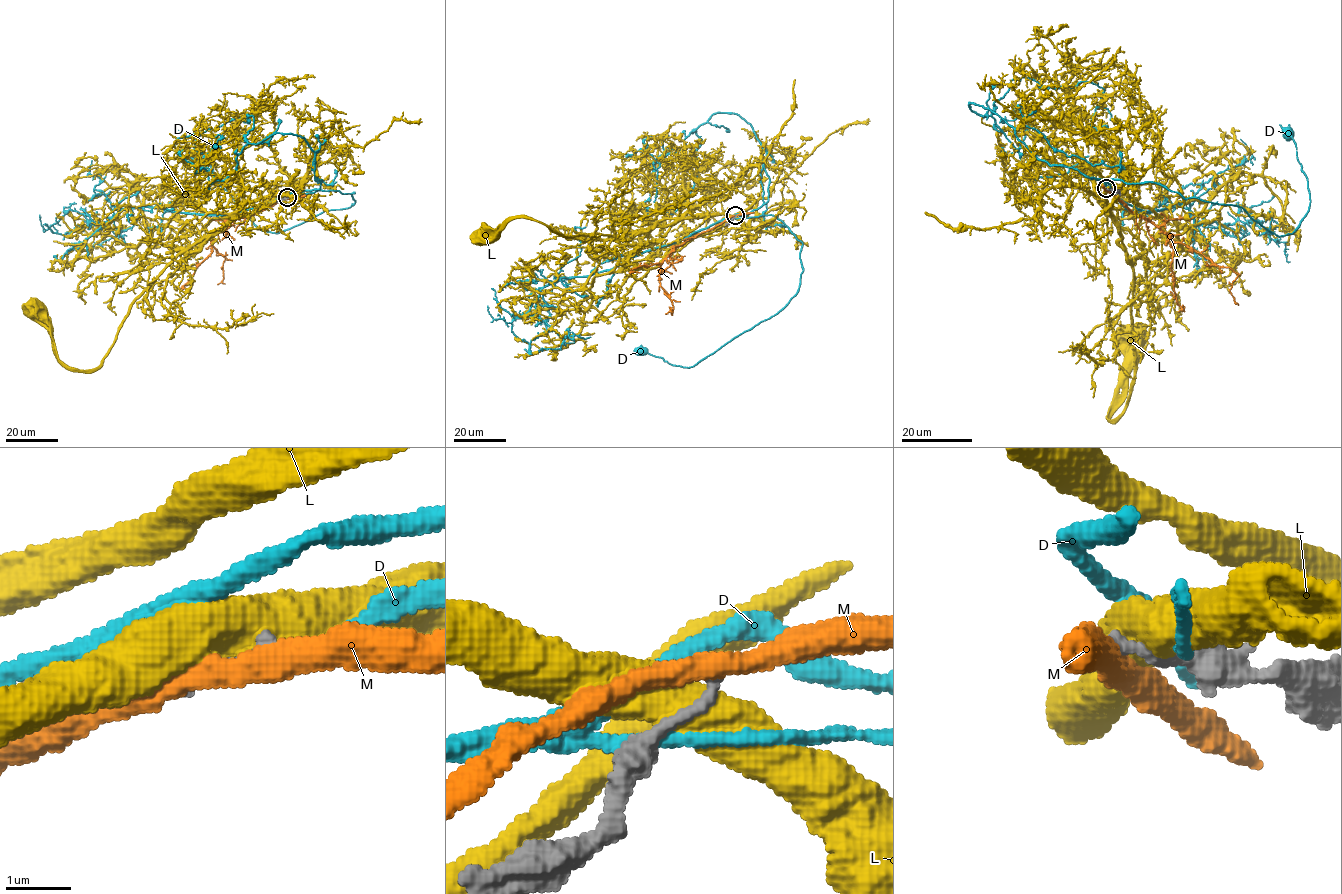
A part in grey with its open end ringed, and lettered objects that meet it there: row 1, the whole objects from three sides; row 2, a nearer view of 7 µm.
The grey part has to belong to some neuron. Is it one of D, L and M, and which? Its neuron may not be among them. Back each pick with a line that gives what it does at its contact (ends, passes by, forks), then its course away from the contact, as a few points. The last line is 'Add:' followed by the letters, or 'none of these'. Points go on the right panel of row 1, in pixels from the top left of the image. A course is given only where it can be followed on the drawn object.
Add: none of these

